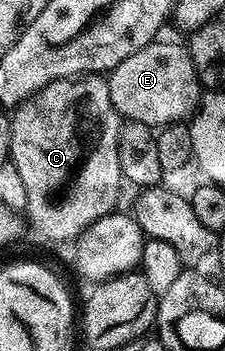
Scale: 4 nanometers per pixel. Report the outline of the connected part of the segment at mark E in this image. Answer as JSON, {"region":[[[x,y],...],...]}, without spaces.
{"region":[[[155,39],[140,47],[136,55],[128,55],[108,74],[110,98],[119,118],[161,127],[182,123],[197,110],[200,104],[198,72],[185,44]]]}

